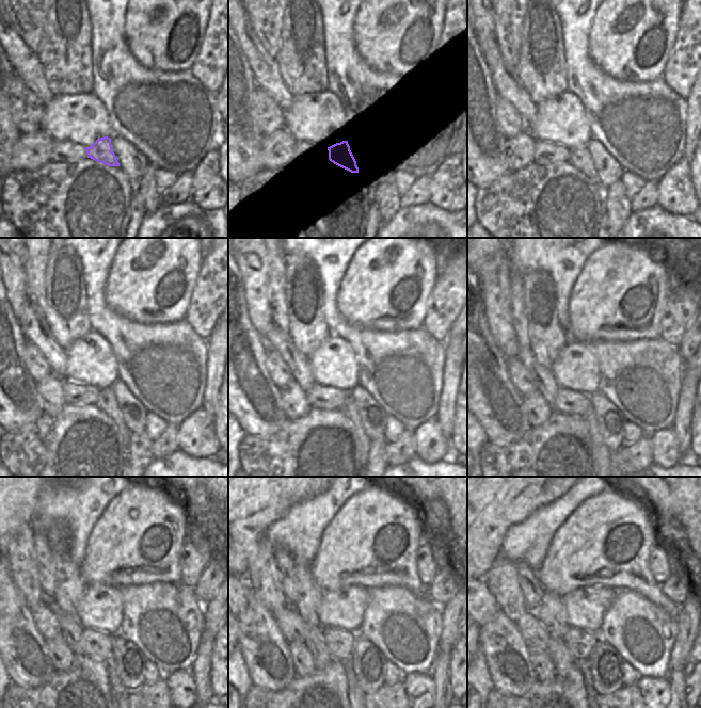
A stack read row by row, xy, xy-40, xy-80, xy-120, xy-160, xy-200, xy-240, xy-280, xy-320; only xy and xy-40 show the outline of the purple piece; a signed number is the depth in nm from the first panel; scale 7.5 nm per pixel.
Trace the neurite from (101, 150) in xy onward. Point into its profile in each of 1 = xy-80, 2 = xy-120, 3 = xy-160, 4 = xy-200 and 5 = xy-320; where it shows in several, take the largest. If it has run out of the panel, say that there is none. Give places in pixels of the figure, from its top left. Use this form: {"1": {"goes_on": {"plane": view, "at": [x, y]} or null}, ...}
{"1": {"goes_on": {"plane": "xy-80", "at": [579, 157]}}, "2": {"goes_on": {"plane": "xy-120", "at": [107, 402]}}, "3": {"goes_on": {"plane": "xy-160", "at": [348, 408]}}, "4": {"goes_on": {"plane": "xy-200", "at": [601, 452]}}, "5": {"goes_on": {"plane": "xy-320", "at": [589, 693]}}}

